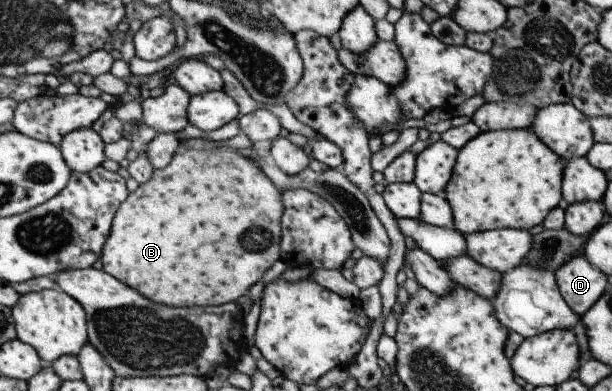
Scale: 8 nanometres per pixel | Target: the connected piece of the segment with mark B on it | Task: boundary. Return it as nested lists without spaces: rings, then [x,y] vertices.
[[[180,145],[171,156],[170,162],[164,168],[153,169],[151,177],[146,182],[139,184],[132,194],[128,193],[128,202],[124,202],[124,206],[120,206],[118,209],[113,220],[113,229],[101,256],[103,269],[120,279],[120,282],[139,291],[144,298],[166,304],[166,306],[203,307],[235,302],[236,298],[247,293],[250,286],[258,281],[262,274],[279,258],[280,217],[283,209],[280,192],[281,190],[278,190],[266,178],[256,163],[232,149],[222,148],[209,152],[182,148]]]

